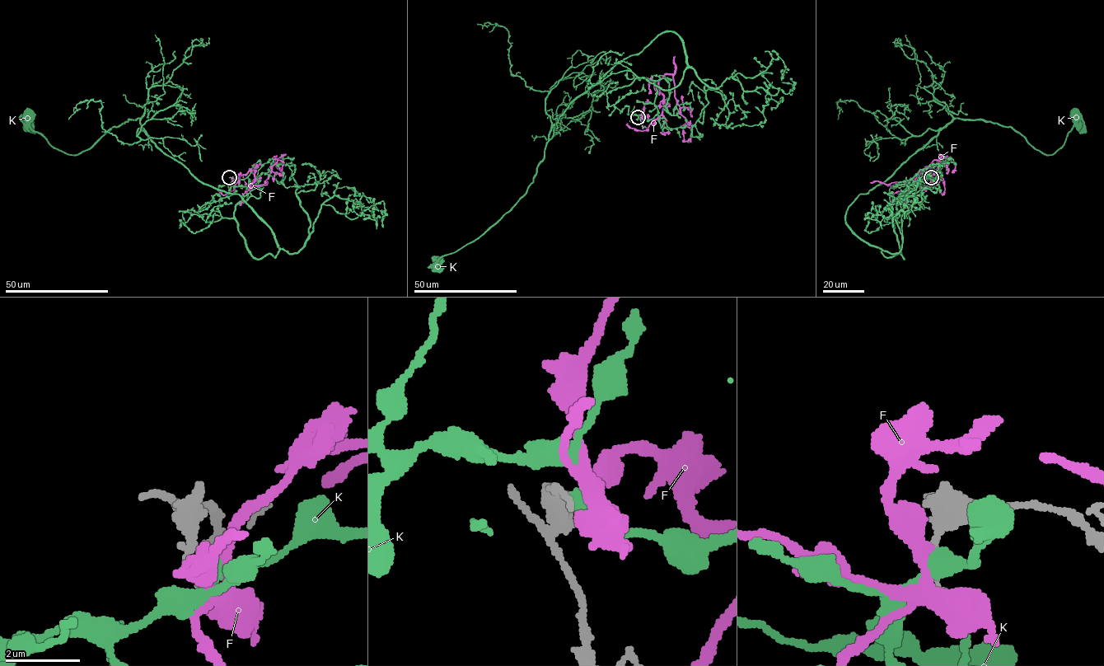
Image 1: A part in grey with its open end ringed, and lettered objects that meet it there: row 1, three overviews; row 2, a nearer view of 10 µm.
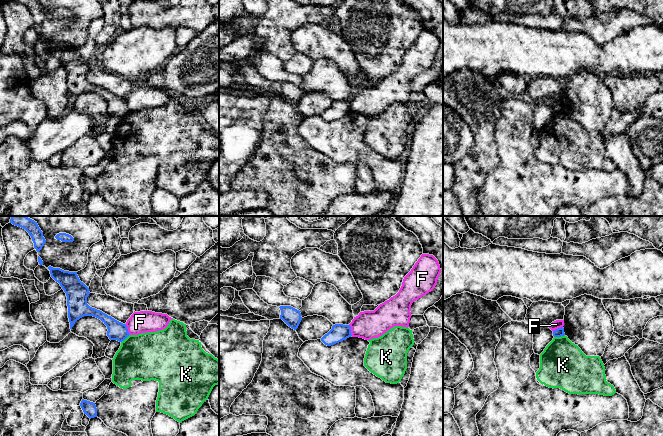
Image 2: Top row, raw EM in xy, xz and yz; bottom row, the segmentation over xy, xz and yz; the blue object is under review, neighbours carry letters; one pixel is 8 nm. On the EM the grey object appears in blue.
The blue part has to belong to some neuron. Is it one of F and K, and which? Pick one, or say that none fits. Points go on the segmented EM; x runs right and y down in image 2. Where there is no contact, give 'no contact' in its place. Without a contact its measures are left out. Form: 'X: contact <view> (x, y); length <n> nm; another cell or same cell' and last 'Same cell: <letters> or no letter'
F: contact xz (350, 330); length 100 nm; another cell
K: contact yz (559, 336); length 90 nm; another cell
Same cell: no letter

